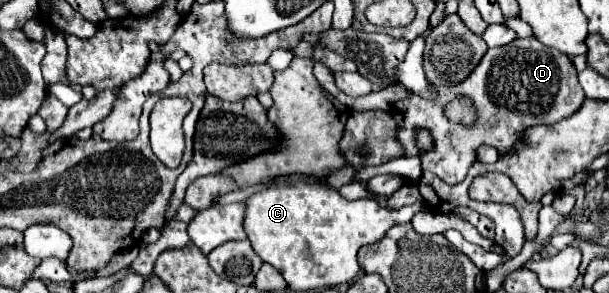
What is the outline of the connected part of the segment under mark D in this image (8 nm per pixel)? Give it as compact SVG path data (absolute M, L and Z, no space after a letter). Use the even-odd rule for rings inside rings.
M533 35L515 39L511 45L489 49L481 63L473 69L471 77L455 87L437 91L439 99L435 103L411 93L409 99L395 103L391 113L397 119L397 137L405 147L405 155L419 155L423 169L435 173L447 183L459 183L465 179L469 167L477 159L475 149L479 145L491 145L497 151L509 149L519 139L523 129L541 123L557 123L563 117L573 115L585 101L583 89L577 81L577 71L569 55L545 47ZM457 97L469 97L473 101L477 113L475 123L453 123L445 117L445 105ZM417 127L431 133L433 149L421 151L417 147Z

